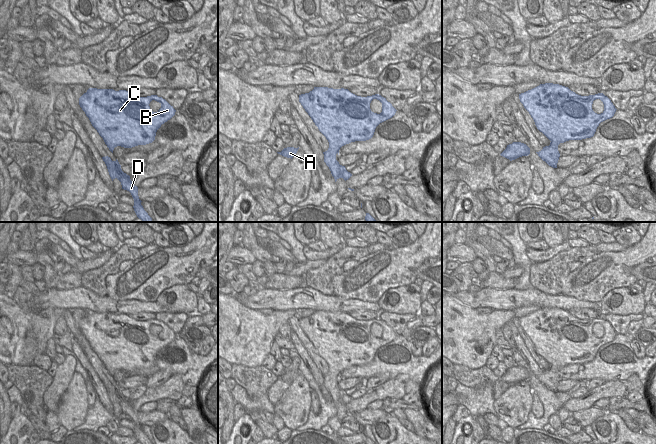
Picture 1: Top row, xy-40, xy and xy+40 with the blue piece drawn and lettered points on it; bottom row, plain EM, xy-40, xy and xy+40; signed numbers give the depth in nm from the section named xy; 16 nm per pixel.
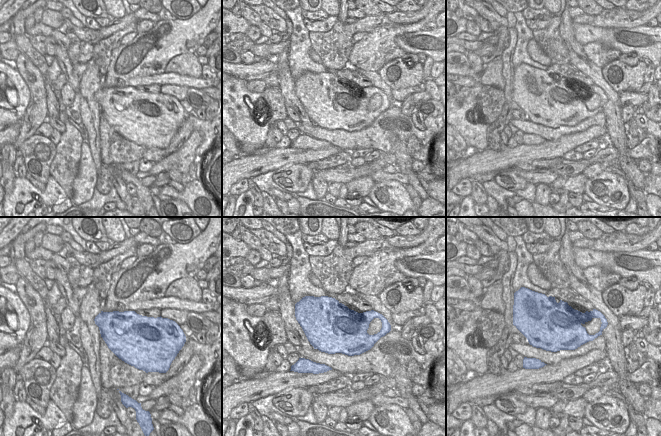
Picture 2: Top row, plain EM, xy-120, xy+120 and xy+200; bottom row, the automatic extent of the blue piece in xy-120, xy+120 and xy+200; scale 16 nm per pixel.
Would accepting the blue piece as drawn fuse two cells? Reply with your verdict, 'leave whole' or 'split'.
split

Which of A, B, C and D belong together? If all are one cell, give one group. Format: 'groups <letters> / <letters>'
groups A D / B C

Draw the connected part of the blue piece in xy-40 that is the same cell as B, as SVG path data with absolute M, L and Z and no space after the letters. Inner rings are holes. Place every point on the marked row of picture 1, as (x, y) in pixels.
M89 88L79 98L79 105L109 150L114 150L117 146L132 148L152 143L155 140L157 130L176 112L173 106L157 95L137 97L126 90L115 91L113 89ZM152 100L161 104L161 108L157 112L150 109L149 104Z

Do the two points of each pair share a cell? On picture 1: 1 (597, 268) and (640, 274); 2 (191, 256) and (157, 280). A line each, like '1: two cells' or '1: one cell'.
1: two cells
2: one cell

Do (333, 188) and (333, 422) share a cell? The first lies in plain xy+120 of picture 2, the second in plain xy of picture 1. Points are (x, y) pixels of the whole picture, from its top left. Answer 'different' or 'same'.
same

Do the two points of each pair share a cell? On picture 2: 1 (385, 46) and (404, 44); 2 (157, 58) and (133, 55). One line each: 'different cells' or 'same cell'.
1: different cells
2: same cell

